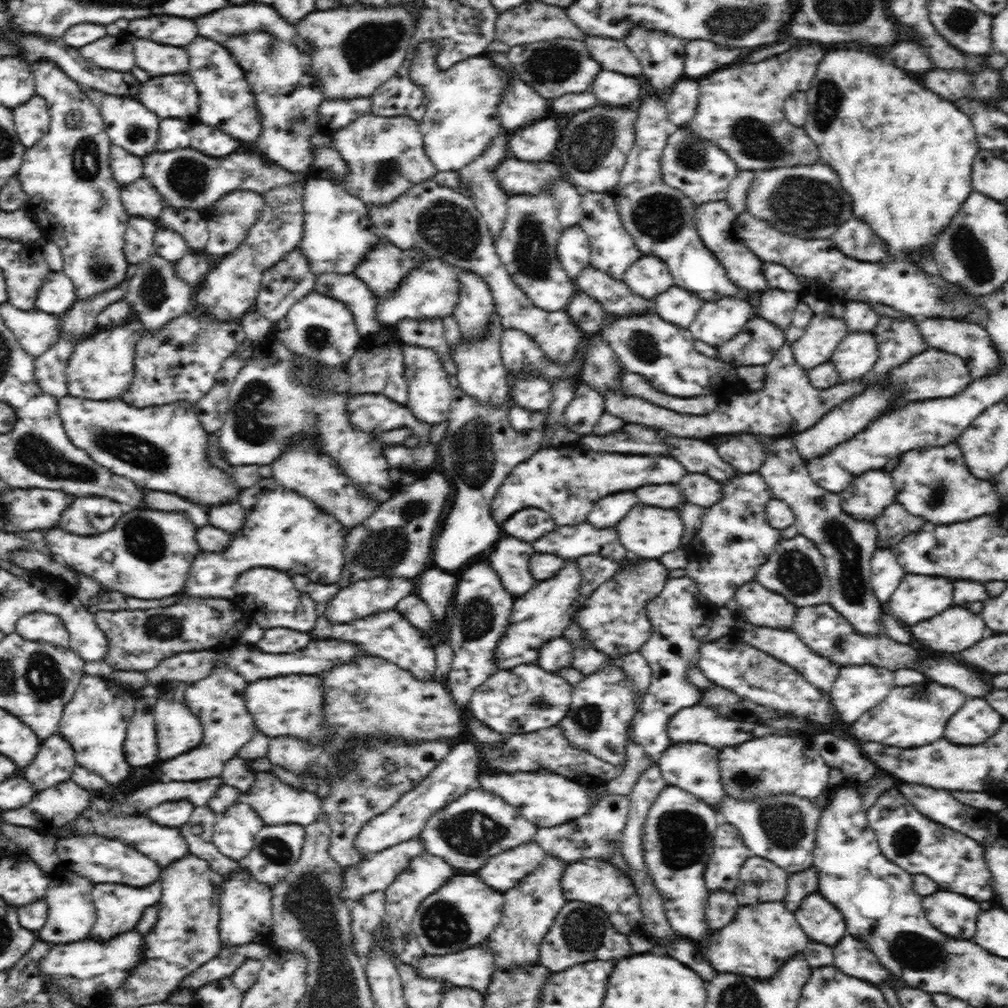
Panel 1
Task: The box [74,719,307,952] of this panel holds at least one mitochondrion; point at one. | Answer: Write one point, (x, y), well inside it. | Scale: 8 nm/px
(277, 851)

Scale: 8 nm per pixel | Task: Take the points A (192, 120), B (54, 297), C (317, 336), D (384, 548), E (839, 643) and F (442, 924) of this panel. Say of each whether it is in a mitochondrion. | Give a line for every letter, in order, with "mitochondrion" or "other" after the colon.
A: other
B: other
C: mitochondrion
D: mitochondrion
E: mitochondrion
F: mitochondrion

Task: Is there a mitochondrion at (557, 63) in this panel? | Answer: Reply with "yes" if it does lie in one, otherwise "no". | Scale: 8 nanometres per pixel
yes

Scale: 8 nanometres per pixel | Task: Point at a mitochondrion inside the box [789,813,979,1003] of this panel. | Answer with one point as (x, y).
(908, 950)

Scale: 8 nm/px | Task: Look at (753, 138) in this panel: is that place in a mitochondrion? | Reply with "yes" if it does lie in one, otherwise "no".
yes

